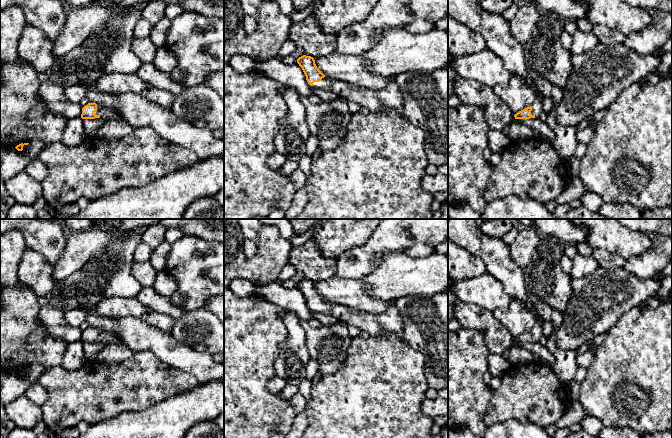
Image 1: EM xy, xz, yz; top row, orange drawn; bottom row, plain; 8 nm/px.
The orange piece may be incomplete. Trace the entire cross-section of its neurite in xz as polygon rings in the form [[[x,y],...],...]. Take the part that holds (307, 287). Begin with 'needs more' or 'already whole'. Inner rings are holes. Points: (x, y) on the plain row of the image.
needs more; [[[303,279],[297,283],[297,287],[302,292],[308,308],[313,312],[334,316],[347,326],[355,326],[373,336],[395,334],[403,340],[404,323],[394,302],[389,303],[384,313],[371,314],[326,301],[317,292],[311,280]]]

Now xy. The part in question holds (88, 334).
needs more; [[[88,327],[82,332],[82,343],[101,342],[103,344],[120,343],[119,339],[101,328]]]

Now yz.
needs more; [[[535,315],[536,323],[534,327],[514,339],[515,343],[530,343],[530,342],[539,342],[543,337],[543,321]]]

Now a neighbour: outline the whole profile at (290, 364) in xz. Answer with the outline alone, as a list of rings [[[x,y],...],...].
[[[287,311],[282,320],[288,330],[287,339],[279,347],[274,360],[276,376],[283,379],[287,385],[299,386],[306,379],[306,367],[310,359],[306,333],[301,326],[299,317],[292,311]]]

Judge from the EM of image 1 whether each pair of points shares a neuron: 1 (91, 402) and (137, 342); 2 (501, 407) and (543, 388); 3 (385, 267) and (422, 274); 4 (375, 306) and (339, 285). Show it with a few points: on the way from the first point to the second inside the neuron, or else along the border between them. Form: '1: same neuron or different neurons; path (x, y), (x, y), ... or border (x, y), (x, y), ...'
1: different neurons; border (134, 351), (149, 351), (157, 357)
2: same neuron; path (511, 400), (527, 393), (533, 393)
3: same neuron; path (394, 274), (413, 274)
4: same neuron; path (366, 302), (356, 294), (348, 292)

